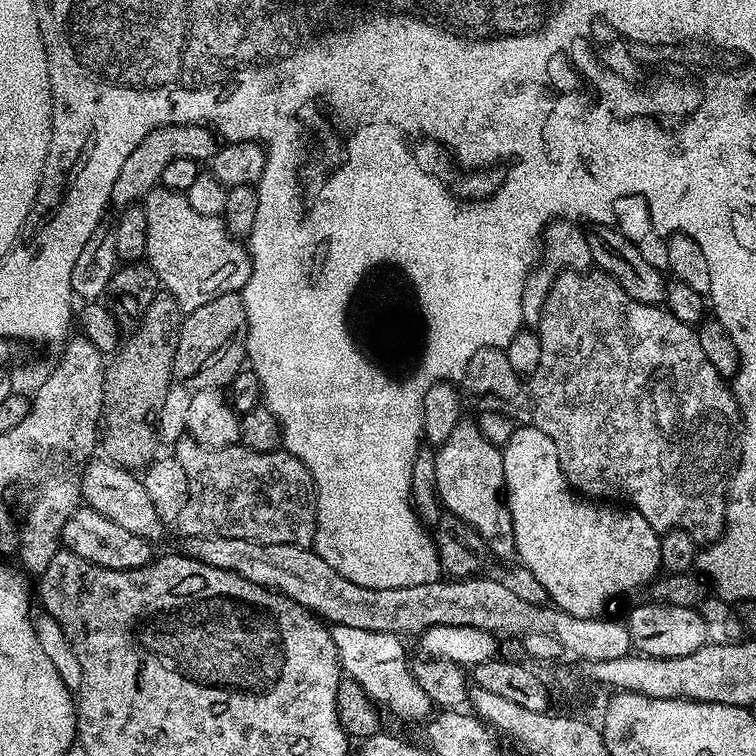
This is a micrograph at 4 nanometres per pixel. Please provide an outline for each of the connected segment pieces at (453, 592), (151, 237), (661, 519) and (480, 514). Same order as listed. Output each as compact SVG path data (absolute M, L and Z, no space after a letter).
M189 536L183 541L183 551L193 560L206 566L214 566L218 570L226 570L246 578L263 588L280 592L298 602L309 612L315 614L321 621L329 625L341 624L354 630L370 630L382 634L394 634L407 637L407 632L419 634L428 628L441 624L442 626L470 626L478 630L486 630L508 636L523 638L526 634L546 634L560 642L563 651L569 656L577 656L577 661L607 662L610 658L622 658L633 651L632 639L628 633L627 623L605 618L578 618L574 614L566 614L561 608L548 604L531 604L523 598L518 598L514 590L505 586L503 579L478 580L479 578L453 579L450 583L433 582L418 586L402 586L401 588L367 588L358 586L358 582L350 582L330 562L326 562L311 547L286 546L285 544L263 544L246 538L222 538L221 536Z
M159 186L144 197L142 207L146 214L146 263L155 270L161 289L173 296L185 313L198 310L198 306L206 306L206 302L214 302L214 298L222 294L244 289L252 273L252 258L247 247L228 232L220 216L198 214L198 210L190 206L187 195Z
M565 270L553 279L552 289L548 291L544 308L540 311L538 335L540 337L540 345L542 346L542 358L538 358L536 371L530 377L530 395L532 397L531 423L538 430L542 430L542 434L549 436L550 442L554 442L555 448L558 449L558 462L562 466L562 474L567 478L568 483L572 485L573 489L588 498L599 498L604 502L623 502L625 505L635 508L638 514L642 514L642 518L646 518L646 522L650 522L650 526L657 534L667 534L675 531L685 532L686 534L690 534L696 540L697 545L700 546L707 546L719 540L724 535L724 511L728 505L728 482L740 458L742 421L740 418L740 408L736 405L736 397L731 387L726 383L725 377L720 376L718 370L714 370L714 366L710 366L710 361L706 359L706 353L702 351L702 342L698 342L698 338L696 337L696 328L691 324L684 324L682 321L679 321L664 306L643 304L637 300L632 300L630 294L626 294L626 290L622 290L622 286L617 280L609 278L602 271Z
M461 422L454 426L454 434L446 438L444 444L439 445L436 452L436 493L440 495L440 503L445 509L448 508L457 517L459 523L467 524L471 531L483 538L487 551L492 551L496 556L512 556L516 551L514 542L514 526L512 515L508 509L505 497L502 493L504 486L504 453L497 445L491 444L482 434L482 430L476 422Z

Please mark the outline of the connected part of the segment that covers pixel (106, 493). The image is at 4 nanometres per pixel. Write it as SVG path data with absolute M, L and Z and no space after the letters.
M94 458L83 467L82 472L84 474L80 476L81 499L95 512L110 518L130 533L138 534L148 543L156 544L163 538L166 522L155 510L148 488L133 471L118 467L106 458Z

